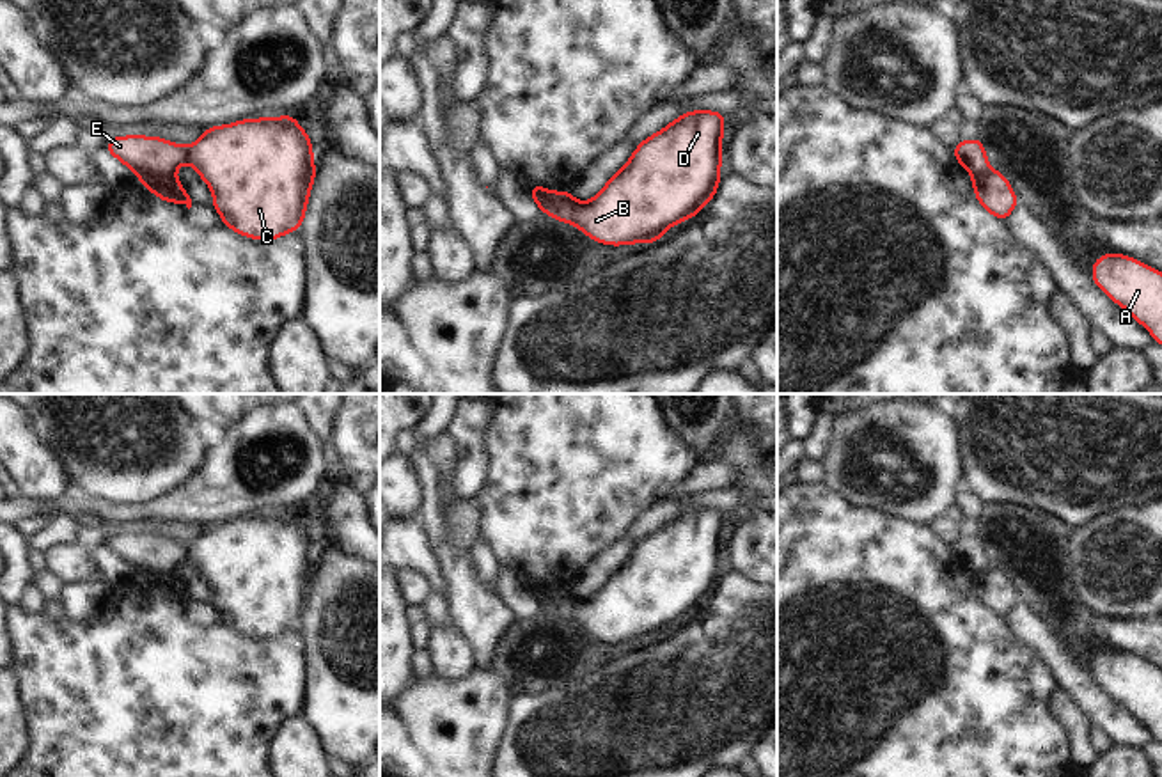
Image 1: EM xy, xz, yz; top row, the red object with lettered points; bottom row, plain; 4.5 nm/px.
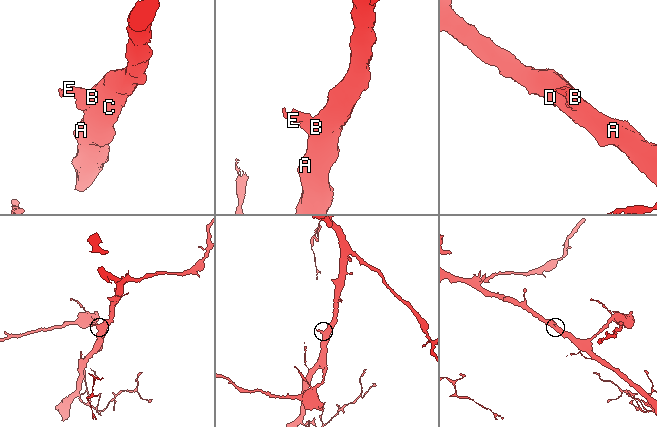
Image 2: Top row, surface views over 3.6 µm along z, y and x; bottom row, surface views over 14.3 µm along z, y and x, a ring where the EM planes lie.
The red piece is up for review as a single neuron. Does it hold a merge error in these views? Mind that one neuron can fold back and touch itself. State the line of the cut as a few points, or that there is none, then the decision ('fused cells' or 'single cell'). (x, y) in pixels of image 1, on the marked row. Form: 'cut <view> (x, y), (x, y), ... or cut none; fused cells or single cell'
cut xz (582, 204), (577, 210), (566, 204), (545, 204), (541, 208); fused cells

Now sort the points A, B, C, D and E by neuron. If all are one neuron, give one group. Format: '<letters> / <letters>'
A B C D / E

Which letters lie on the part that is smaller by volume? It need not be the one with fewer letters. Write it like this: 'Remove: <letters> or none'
Remove: E

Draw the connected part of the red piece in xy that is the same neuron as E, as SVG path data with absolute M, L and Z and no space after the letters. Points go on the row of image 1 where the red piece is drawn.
M114 137L103 149L126 163L138 179L154 172L174 176L188 161L188 147L156 137Z

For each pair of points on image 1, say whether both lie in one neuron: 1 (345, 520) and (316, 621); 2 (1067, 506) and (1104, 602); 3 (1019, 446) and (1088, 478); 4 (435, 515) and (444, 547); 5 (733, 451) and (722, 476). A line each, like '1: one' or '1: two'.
1: two
2: two
3: one
4: two
5: two

